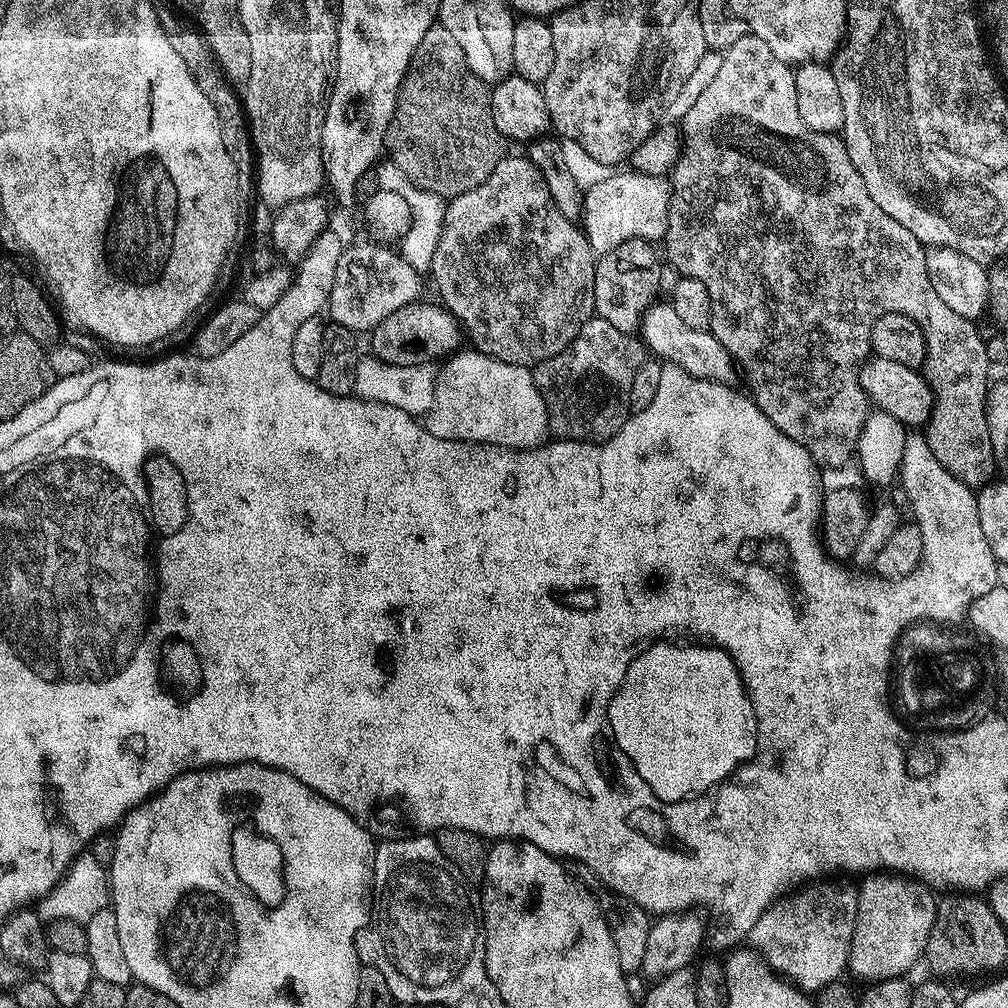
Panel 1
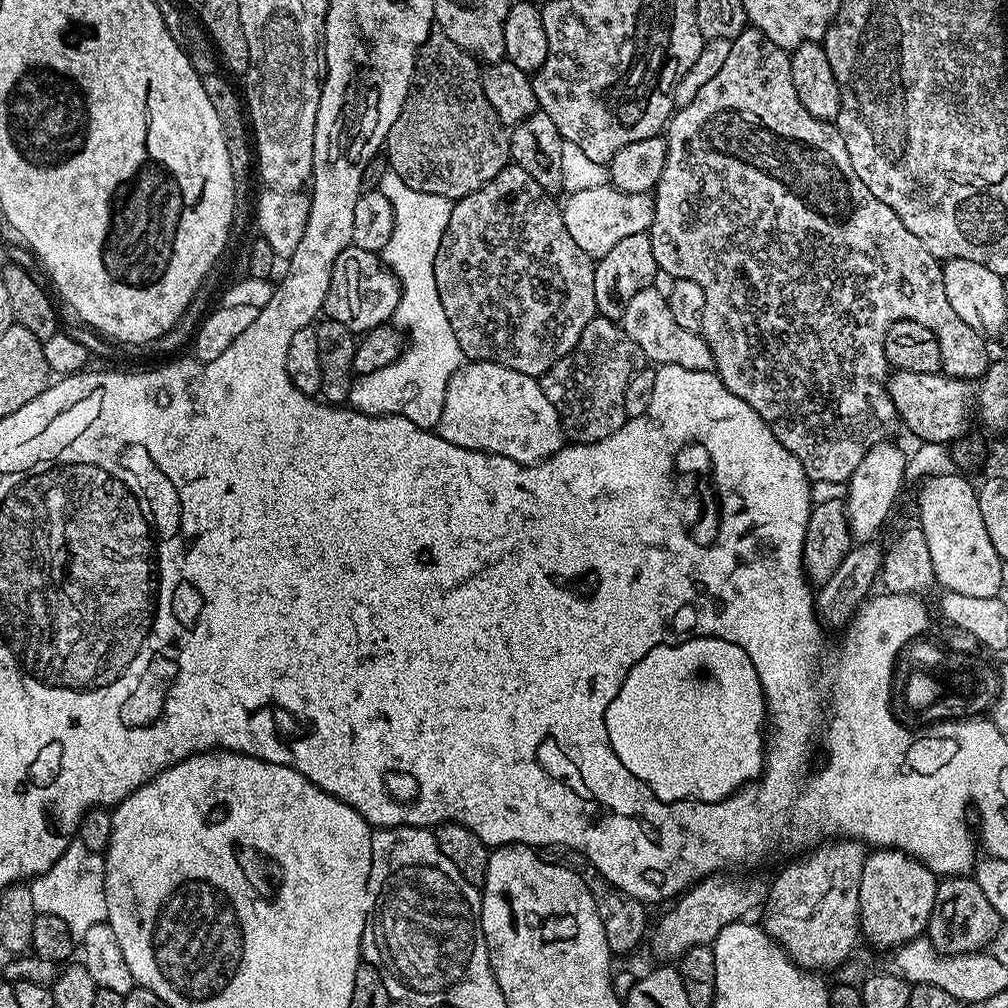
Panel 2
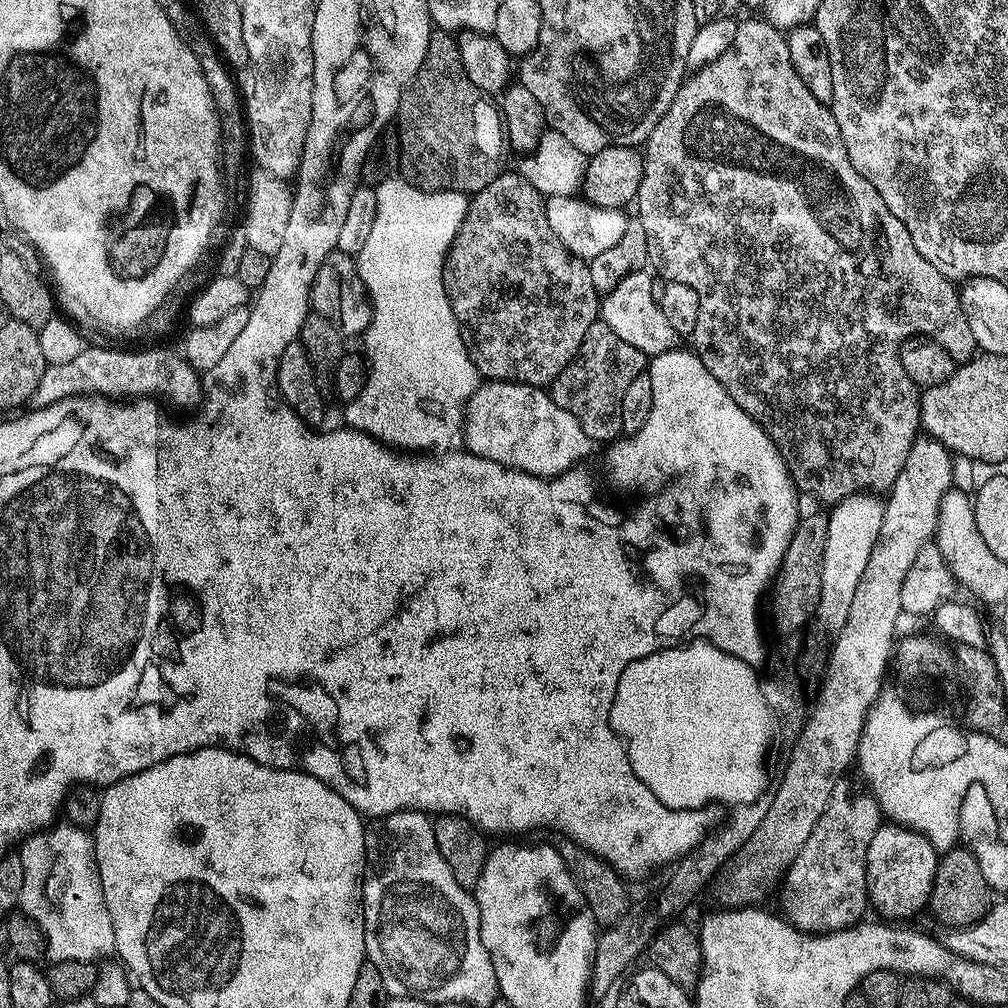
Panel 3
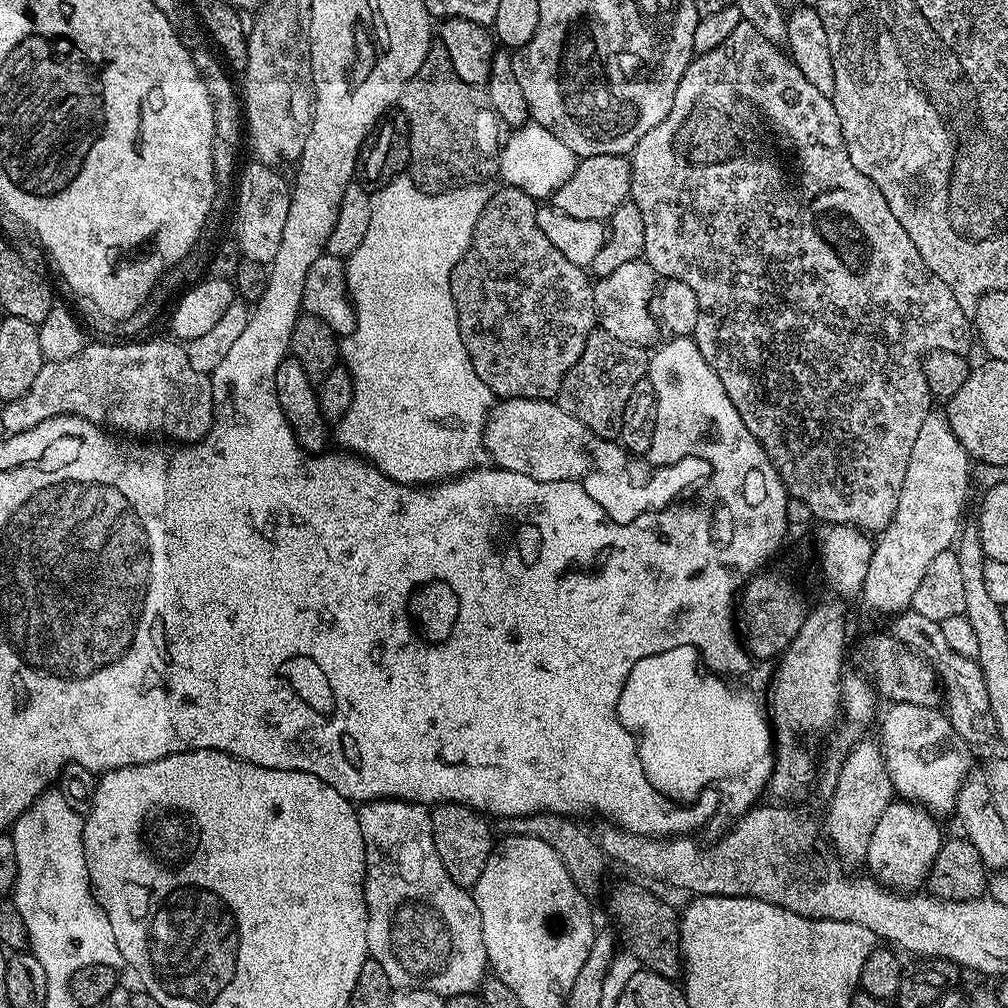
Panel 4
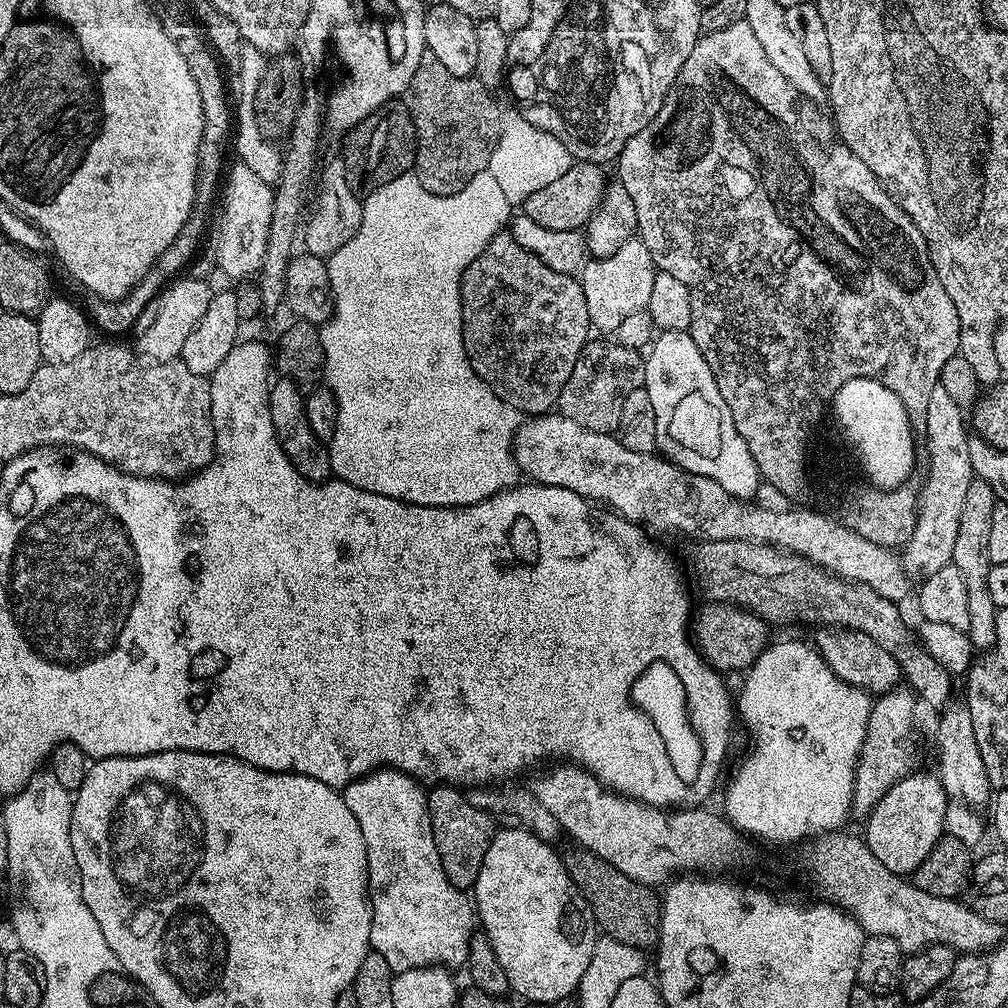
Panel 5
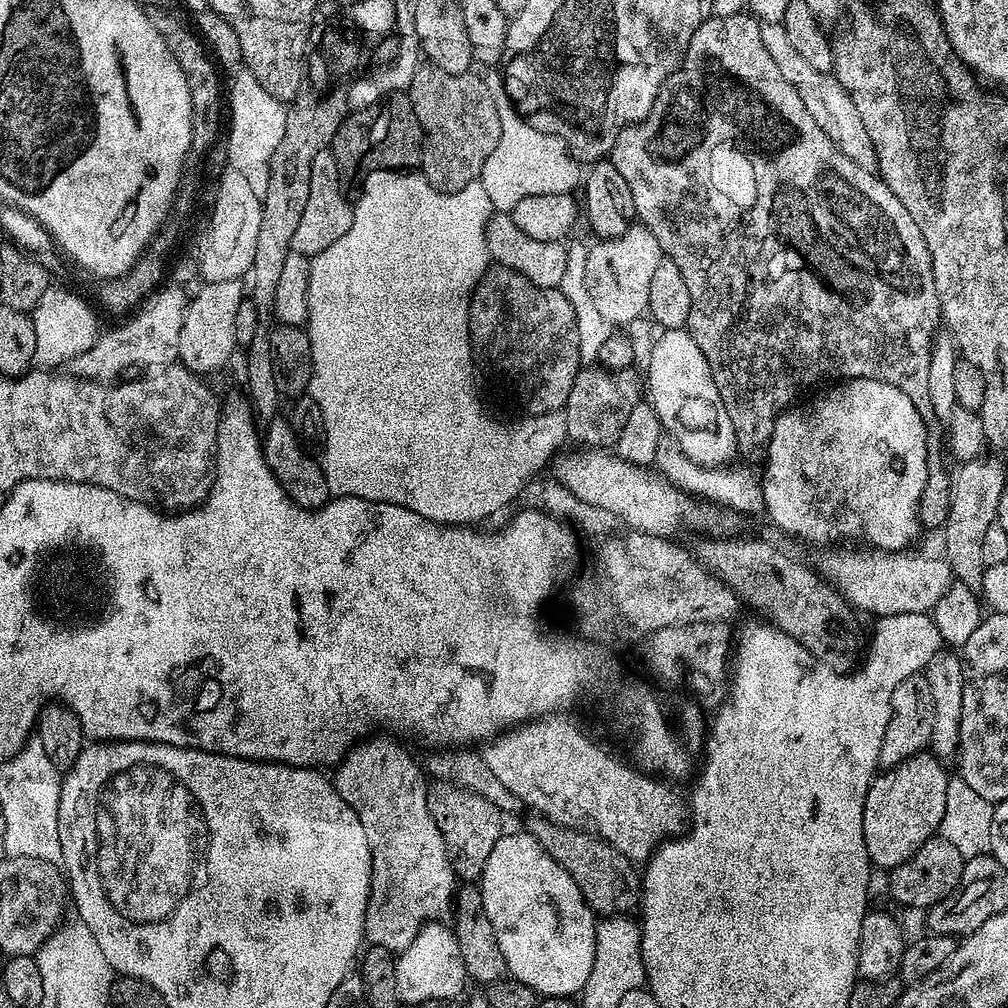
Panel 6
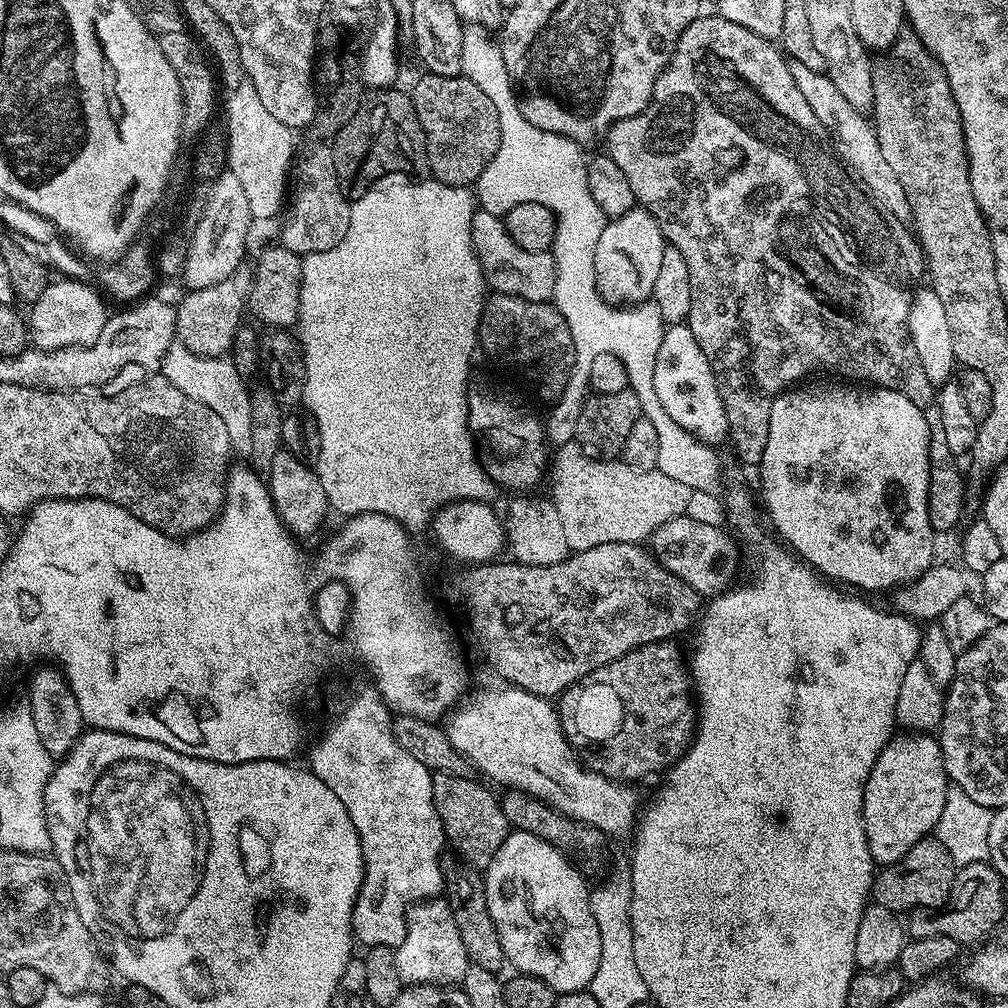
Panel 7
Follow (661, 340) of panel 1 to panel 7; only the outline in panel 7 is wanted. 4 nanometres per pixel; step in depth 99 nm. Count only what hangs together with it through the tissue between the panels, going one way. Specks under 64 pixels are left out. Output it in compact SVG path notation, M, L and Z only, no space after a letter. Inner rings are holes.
M639 206L626 214L613 216L598 234L598 246L594 250L592 273L601 298L613 306L631 306L651 297L658 270L662 263L662 250L666 241L658 222Z

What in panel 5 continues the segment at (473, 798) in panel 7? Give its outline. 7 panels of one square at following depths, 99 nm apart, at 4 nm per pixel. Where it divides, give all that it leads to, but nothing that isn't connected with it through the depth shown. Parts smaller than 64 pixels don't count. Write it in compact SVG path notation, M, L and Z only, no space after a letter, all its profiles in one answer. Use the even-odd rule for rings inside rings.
M440 784L433 788L436 789L427 793L428 813L442 870L446 870L446 878L450 878L454 887L461 890L475 889L478 870L482 870L482 858L486 858L486 850L490 850L494 821L487 812L473 806L459 787Z

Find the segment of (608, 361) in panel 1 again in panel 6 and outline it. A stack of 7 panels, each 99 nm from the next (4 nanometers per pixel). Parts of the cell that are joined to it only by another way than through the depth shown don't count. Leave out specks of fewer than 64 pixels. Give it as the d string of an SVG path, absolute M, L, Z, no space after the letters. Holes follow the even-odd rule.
M603 366L596 368L581 367L574 378L574 386L570 390L570 398L566 398L562 409L569 437L574 441L581 440L581 445L594 450L604 450L615 445L626 425L636 403L642 400L642 380L632 370L611 371Z

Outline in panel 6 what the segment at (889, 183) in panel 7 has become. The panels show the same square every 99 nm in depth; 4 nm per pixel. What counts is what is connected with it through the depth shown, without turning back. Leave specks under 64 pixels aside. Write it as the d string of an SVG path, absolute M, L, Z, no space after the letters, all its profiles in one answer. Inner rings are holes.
M783 23L765 24L760 28L762 34L762 44L769 51L770 58L776 63L791 86L797 91L798 98L805 103L806 110L809 111L814 122L821 127L826 134L846 158L858 162L858 166L869 170L876 168L876 151L874 142L870 142L870 136L866 131L866 126L859 117L858 106L854 105L854 100L850 98L849 92L838 82L836 76L829 72L822 72L811 66L799 56L798 50L790 43L790 38L786 35Z

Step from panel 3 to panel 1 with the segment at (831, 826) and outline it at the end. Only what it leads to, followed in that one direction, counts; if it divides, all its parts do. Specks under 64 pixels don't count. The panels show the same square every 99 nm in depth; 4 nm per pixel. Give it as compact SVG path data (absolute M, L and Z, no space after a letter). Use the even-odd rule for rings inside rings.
M808 886L803 890L797 891L795 894L789 894L776 903L770 905L762 914L762 918L758 918L758 922L747 934L747 943L750 945L751 951L756 954L777 976L788 981L789 984L795 984L801 992L805 994L815 994L819 992L822 986L826 986L830 982L841 979L845 975L848 959L850 958L850 942L854 938L854 926L856 925L856 898L858 895L857 889L852 888L820 888L824 886Z

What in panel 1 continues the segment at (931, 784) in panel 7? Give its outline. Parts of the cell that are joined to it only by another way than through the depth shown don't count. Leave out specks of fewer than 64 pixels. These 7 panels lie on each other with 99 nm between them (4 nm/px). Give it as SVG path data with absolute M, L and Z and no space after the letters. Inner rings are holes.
M868 874L858 884L856 925L850 942L847 971L864 982L898 980L921 963L930 930L936 921L938 903L933 889L899 874Z

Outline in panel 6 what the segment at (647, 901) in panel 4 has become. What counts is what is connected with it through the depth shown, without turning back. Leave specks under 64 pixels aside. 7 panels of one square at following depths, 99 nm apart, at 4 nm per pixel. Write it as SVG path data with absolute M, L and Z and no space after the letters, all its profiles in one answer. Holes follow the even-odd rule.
M532 814L526 830L544 847L546 854L550 854L550 858L554 858L558 866L562 866L562 870L572 875L578 890L582 890L582 898L592 907L597 917L626 916L639 909L642 895L641 873L632 869L635 868L633 861L614 850L614 846L597 836L595 831L554 824L539 814Z

